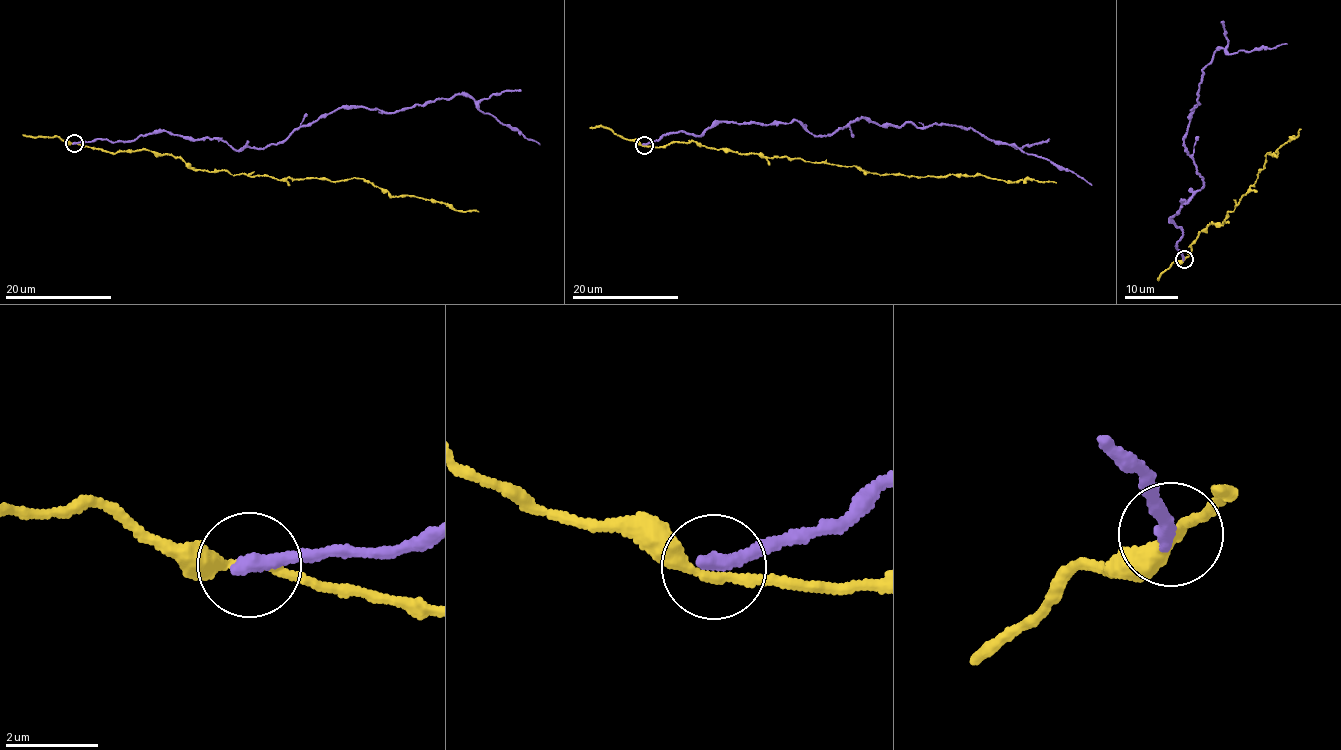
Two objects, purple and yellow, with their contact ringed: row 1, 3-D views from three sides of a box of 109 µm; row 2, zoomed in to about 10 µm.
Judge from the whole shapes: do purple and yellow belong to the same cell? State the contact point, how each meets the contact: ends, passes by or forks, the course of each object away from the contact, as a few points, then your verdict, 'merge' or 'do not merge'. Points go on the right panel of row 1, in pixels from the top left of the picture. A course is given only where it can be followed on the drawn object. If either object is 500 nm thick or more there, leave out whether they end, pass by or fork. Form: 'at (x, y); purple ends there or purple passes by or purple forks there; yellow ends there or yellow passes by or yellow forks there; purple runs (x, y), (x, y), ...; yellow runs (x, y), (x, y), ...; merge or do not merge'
at (1184, 259); purple ends there; yellow passes by; purple runs (1184, 258), (1170, 218), (1204, 186), (1184, 142), (1204, 67), (1217, 48), (1287, 44); yellow runs (1184, 258), (1203, 228), (1223, 225), (1233, 212), (1268, 151), (1276, 155), (1302, 129); do not merge

